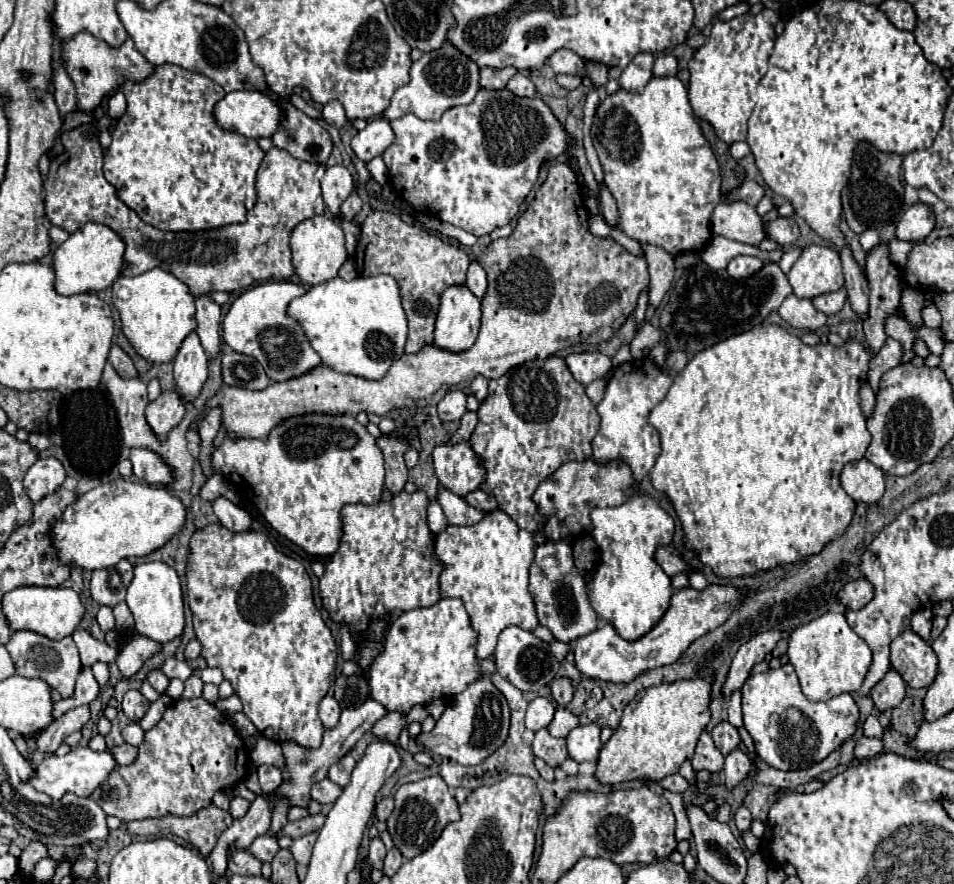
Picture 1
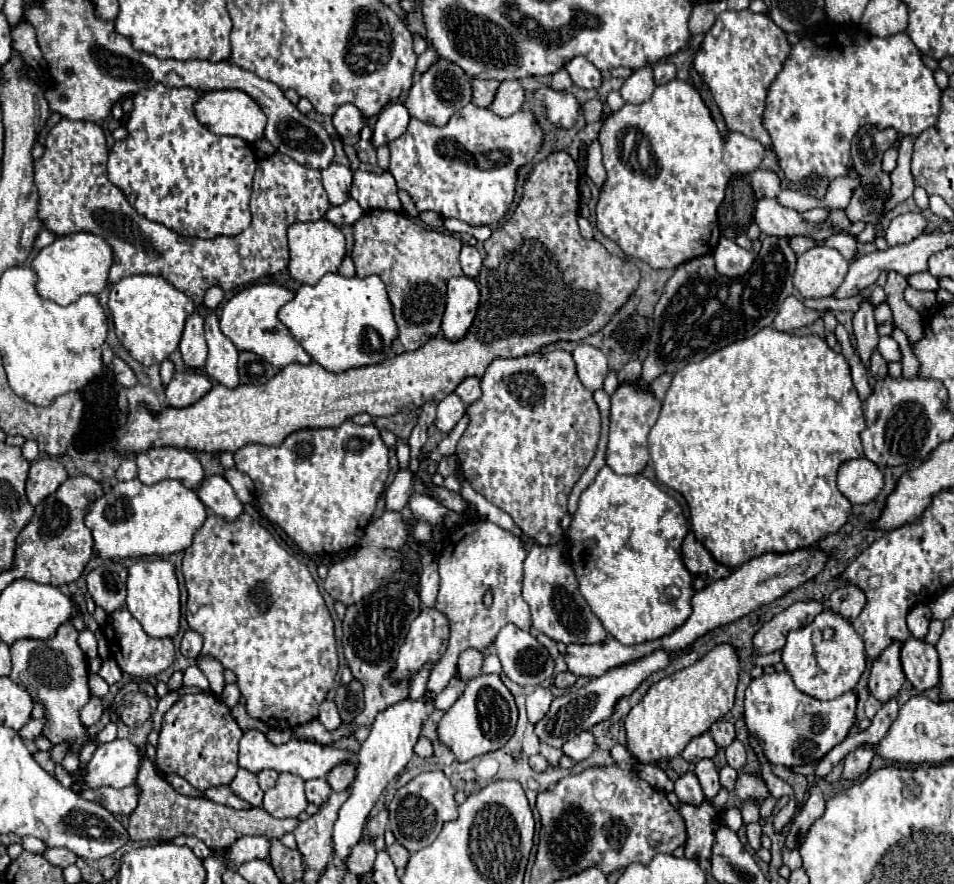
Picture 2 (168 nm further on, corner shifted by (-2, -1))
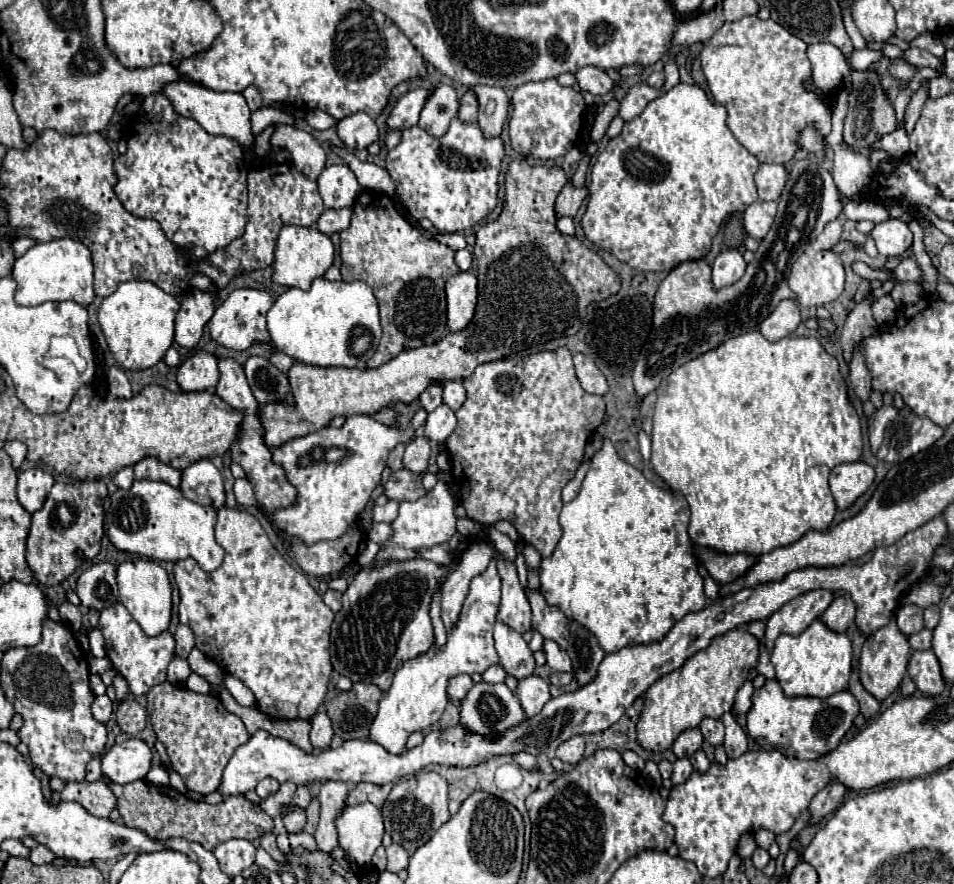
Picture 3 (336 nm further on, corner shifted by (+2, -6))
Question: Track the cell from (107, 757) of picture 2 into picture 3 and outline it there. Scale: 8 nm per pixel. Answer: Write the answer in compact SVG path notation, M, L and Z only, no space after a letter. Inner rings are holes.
M131 738L111 746L101 758L103 776L115 784L143 780L151 768L151 750L143 740Z

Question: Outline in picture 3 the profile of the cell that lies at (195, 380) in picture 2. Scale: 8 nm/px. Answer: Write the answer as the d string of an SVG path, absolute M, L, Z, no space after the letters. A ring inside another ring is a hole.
M199 352L187 358L177 368L177 384L183 392L201 392L213 390L219 382L219 368L215 354Z

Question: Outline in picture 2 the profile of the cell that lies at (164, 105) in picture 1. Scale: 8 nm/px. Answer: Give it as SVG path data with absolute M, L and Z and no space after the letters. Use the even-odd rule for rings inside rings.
M157 83L151 89L141 89L135 95L135 107L129 115L127 129L129 137L117 141L109 153L107 177L117 185L127 201L137 209L145 219L153 219L173 229L183 237L201 237L215 239L219 235L233 237L249 227L249 199L251 199L251 181L257 167L255 153L249 143L239 137L221 137L205 129L193 111L193 103L201 97L201 91L191 87L169 89Z

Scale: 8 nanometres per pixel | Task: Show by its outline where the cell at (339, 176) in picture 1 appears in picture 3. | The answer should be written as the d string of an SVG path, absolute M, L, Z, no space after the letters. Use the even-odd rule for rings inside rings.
M335 164L327 166L319 178L319 192L327 208L345 208L353 206L357 200L357 194L361 190L355 174L347 164Z

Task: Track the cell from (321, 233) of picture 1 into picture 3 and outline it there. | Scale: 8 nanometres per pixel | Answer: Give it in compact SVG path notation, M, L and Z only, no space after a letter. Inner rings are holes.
M283 226L277 238L275 248L275 264L273 264L273 282L281 286L295 286L301 290L309 290L311 282L323 276L335 260L335 246L331 238L317 228L309 226Z

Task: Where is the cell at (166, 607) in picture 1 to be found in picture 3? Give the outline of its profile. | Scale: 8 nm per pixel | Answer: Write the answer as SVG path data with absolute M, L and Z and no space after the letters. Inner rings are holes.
M137 558L123 562L117 568L117 584L119 584L119 602L127 608L133 620L141 626L147 636L159 636L169 628L171 620L171 582L167 570L161 568L153 560Z

